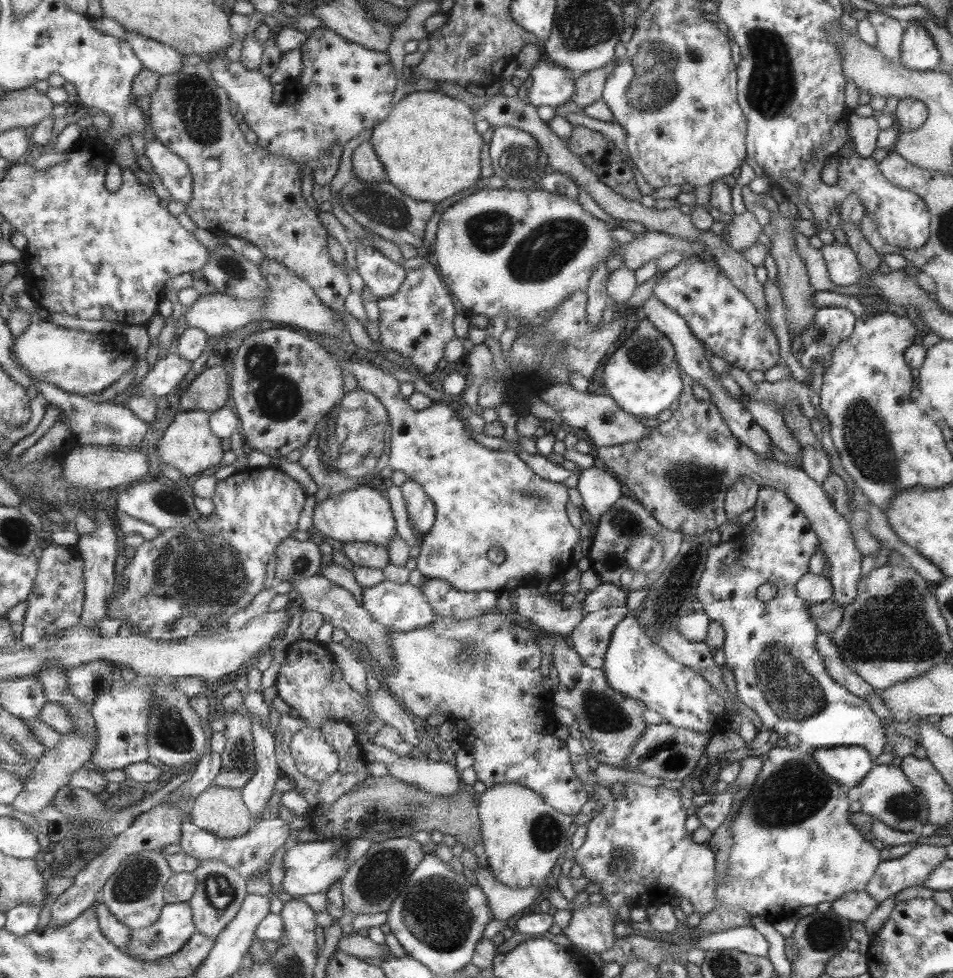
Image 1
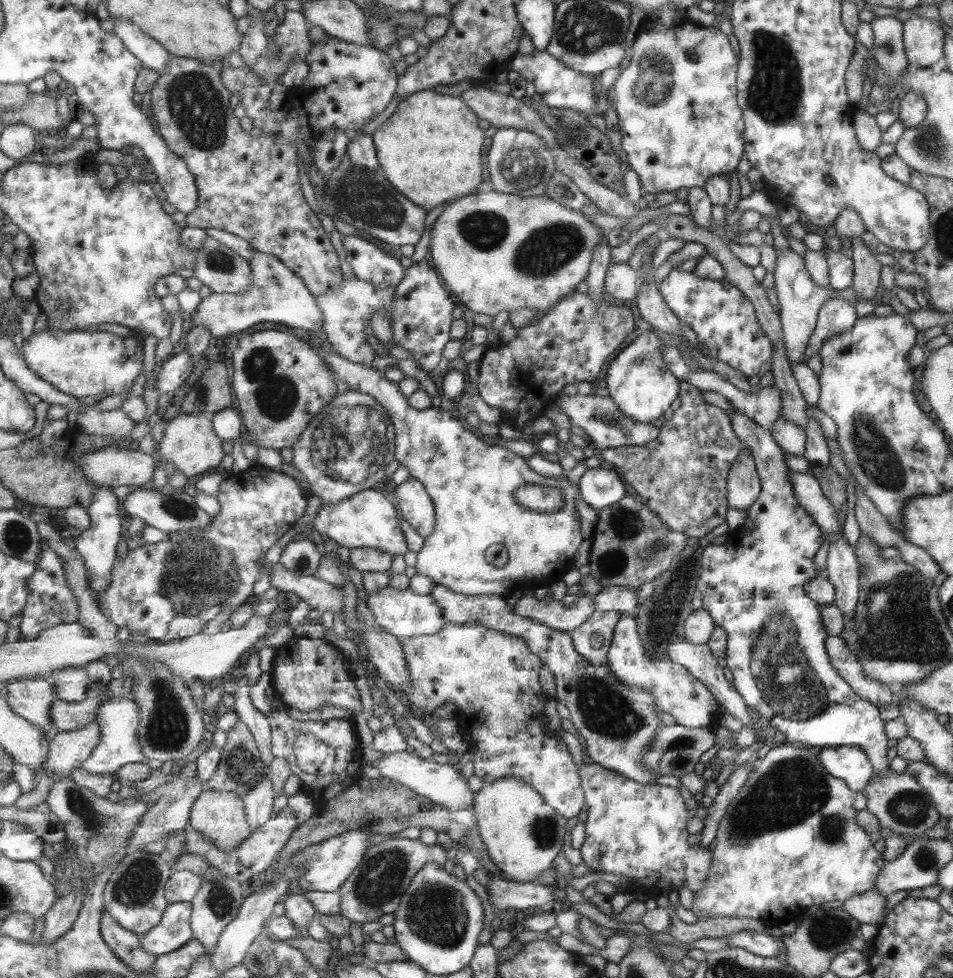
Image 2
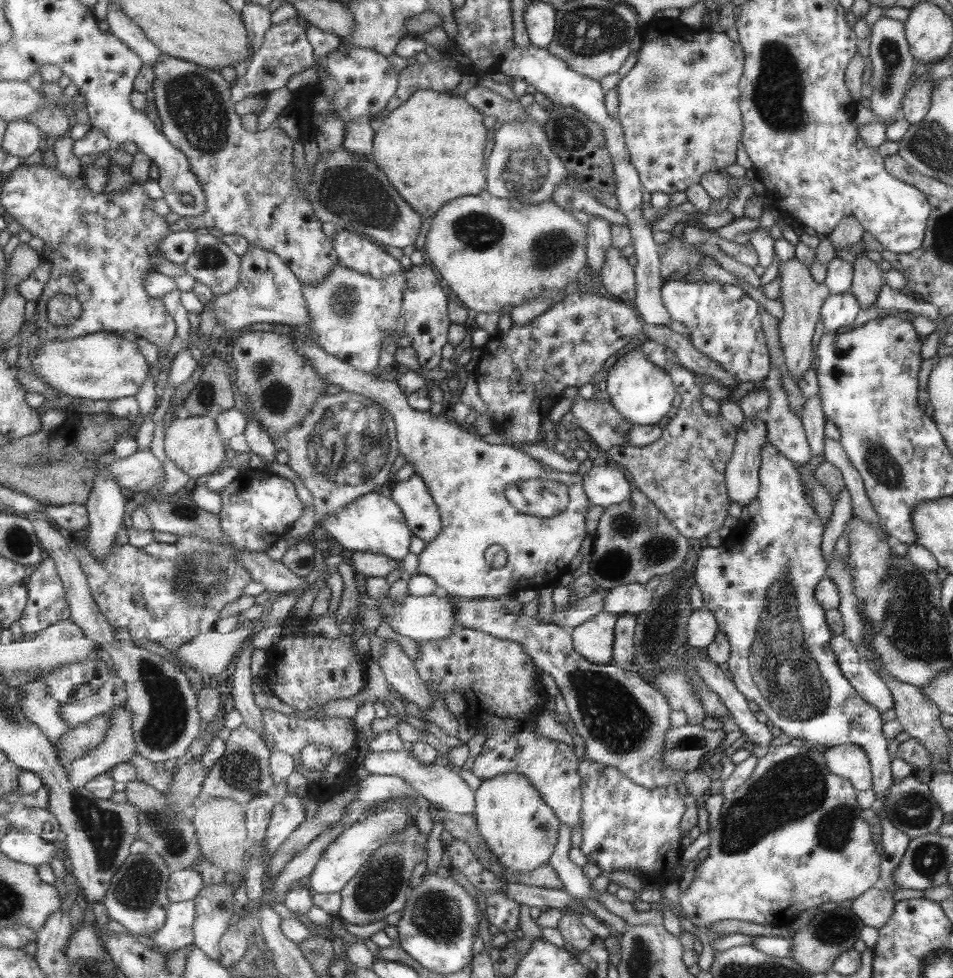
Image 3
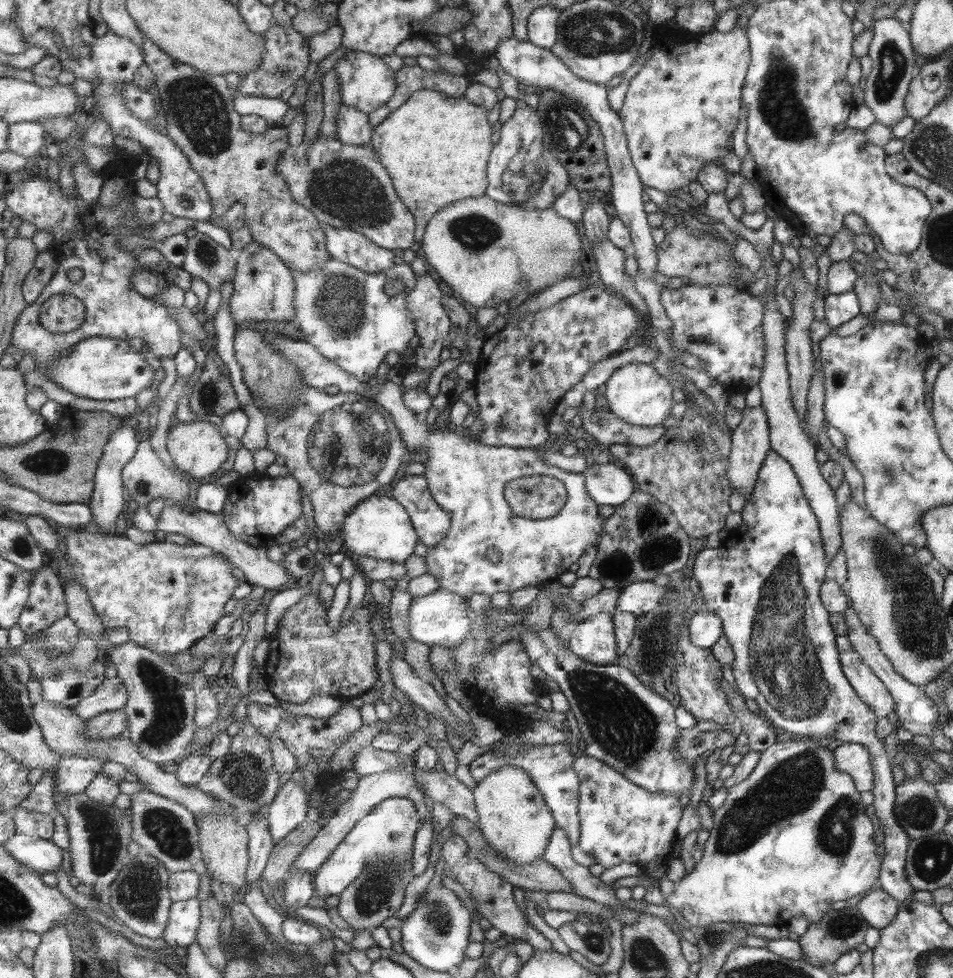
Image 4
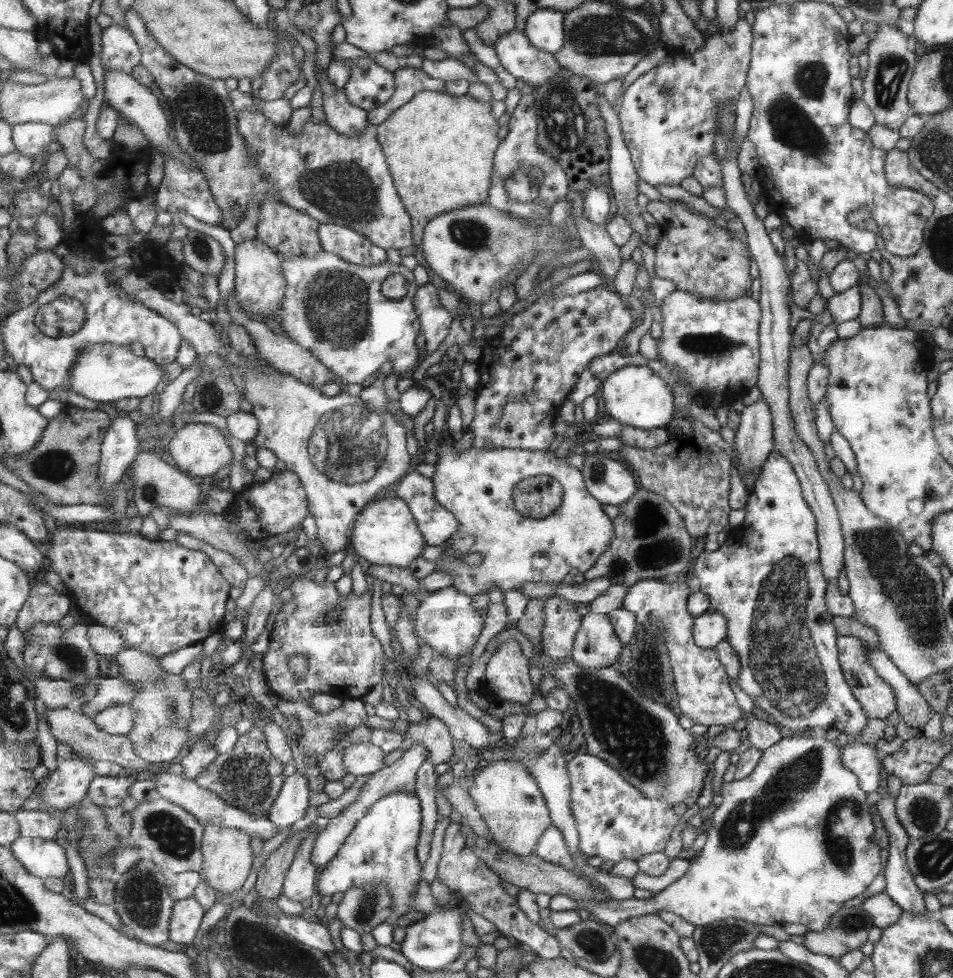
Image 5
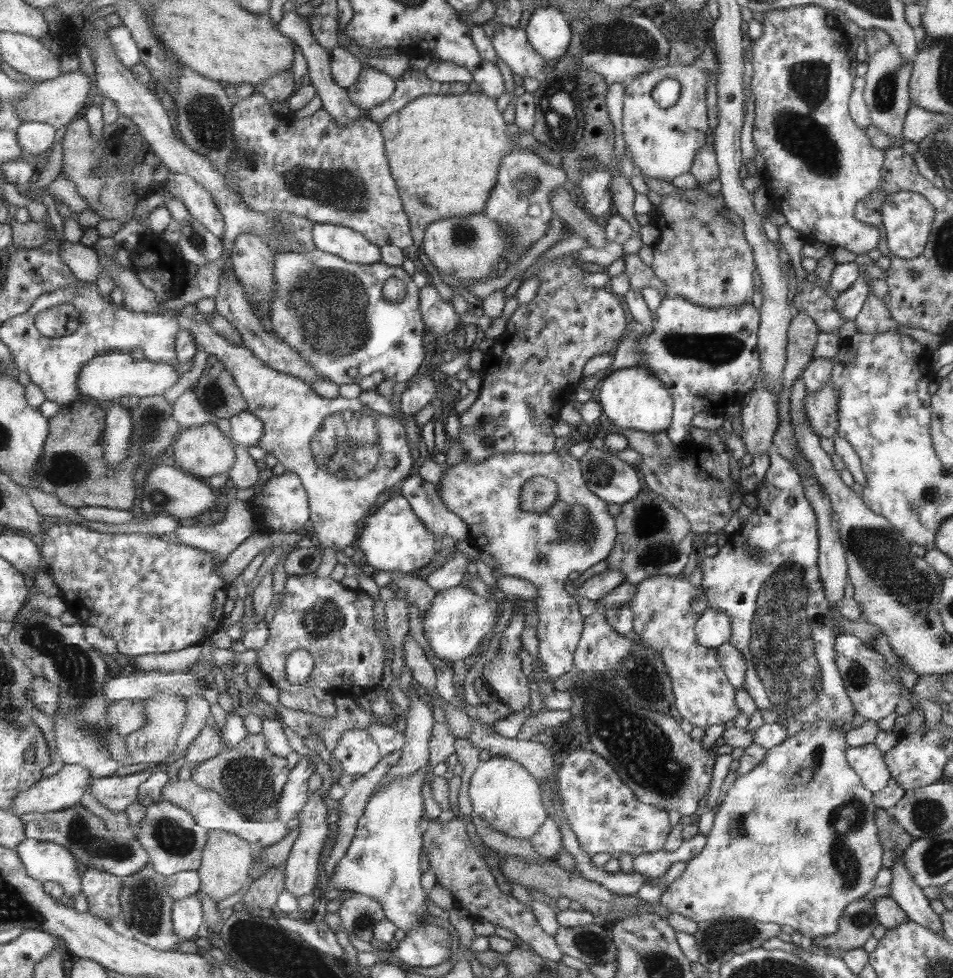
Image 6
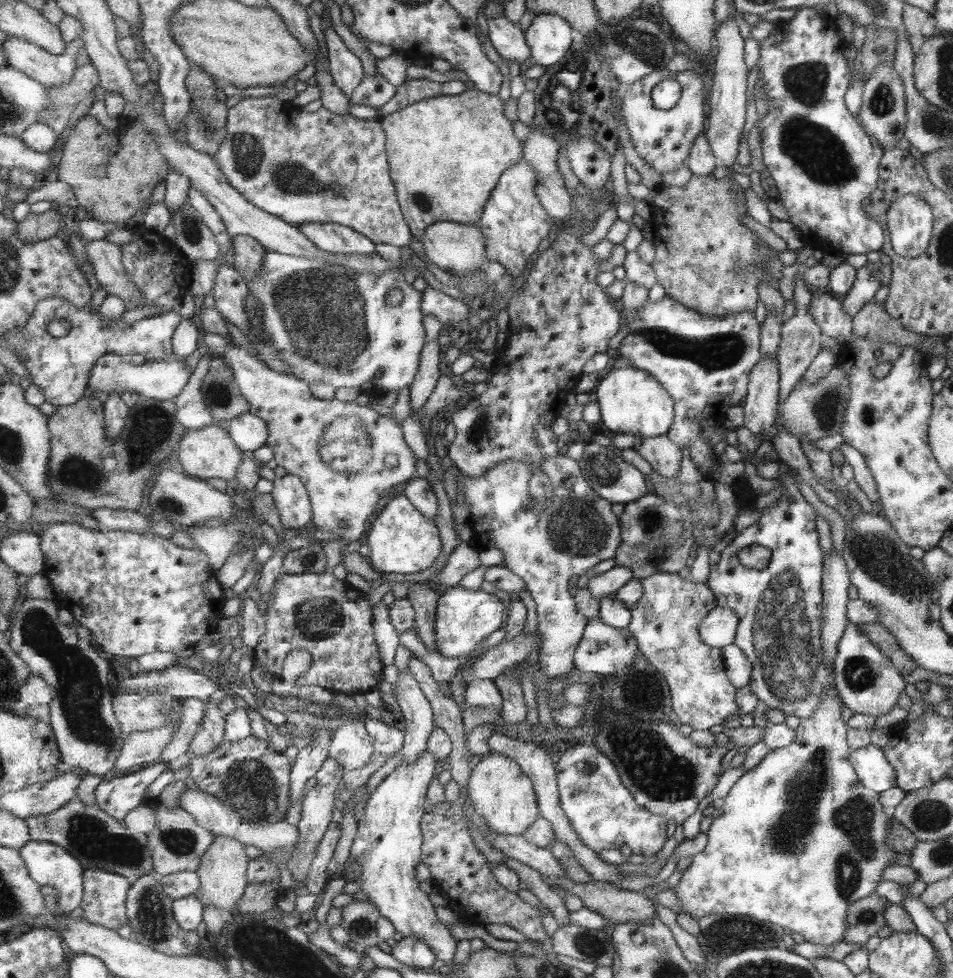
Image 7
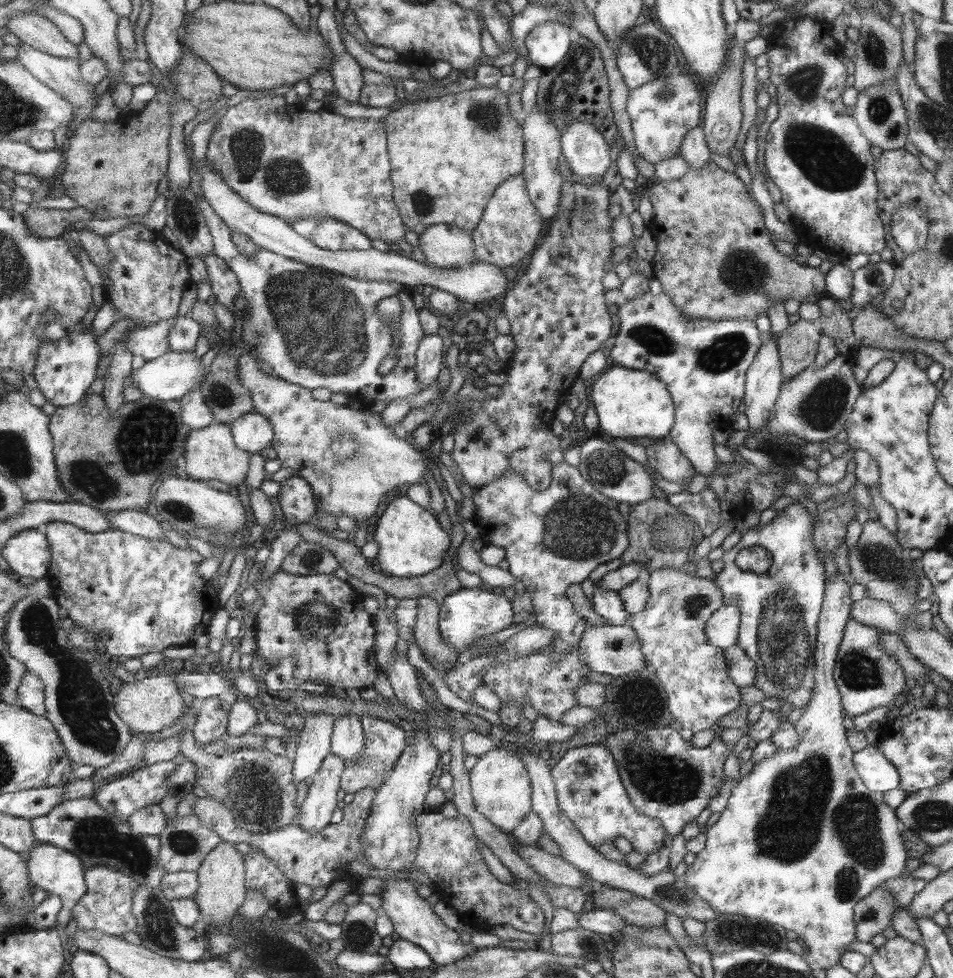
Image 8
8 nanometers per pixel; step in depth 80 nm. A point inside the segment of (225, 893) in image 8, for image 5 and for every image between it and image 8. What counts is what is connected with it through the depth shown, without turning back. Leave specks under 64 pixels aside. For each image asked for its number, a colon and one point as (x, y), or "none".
5: (228, 853)
6: (228, 859)
7: (224, 869)

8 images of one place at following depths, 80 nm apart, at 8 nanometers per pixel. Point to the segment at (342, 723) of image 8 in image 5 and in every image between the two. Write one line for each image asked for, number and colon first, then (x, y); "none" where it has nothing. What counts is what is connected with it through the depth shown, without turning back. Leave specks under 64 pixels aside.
5: (360, 759)
6: (357, 752)
7: (352, 744)

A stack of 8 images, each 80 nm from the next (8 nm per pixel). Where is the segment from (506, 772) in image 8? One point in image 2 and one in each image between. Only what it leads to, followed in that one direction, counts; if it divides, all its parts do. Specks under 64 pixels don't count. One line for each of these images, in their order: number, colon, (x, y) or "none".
2: (522, 833)
3: (521, 830)
4: (513, 817)
5: (506, 794)
6: (501, 791)
7: (501, 793)

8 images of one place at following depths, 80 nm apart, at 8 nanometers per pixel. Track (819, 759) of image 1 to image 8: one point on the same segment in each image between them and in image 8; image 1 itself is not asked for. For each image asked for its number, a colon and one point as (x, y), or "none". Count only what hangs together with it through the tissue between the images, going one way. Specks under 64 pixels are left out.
2: (850, 764)
3: (847, 760)
4: (852, 759)
5: (861, 759)
6: (866, 761)
7: (872, 768)
8: (878, 774)

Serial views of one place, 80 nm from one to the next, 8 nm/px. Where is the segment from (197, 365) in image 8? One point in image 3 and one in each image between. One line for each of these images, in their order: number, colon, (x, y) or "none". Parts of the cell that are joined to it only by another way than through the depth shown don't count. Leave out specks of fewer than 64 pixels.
3: (99, 366)
4: (100, 368)
5: (107, 372)
6: (111, 375)
7: (163, 379)

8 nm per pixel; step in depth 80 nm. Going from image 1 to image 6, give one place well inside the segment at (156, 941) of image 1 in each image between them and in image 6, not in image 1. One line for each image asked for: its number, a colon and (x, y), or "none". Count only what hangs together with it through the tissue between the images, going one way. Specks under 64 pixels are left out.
2: (175, 930)
3: (177, 933)
4: (185, 917)
5: (187, 916)
6: (188, 913)

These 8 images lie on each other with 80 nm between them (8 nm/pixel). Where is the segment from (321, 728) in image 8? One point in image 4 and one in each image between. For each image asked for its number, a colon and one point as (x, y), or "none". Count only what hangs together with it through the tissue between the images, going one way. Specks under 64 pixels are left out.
4: (289, 809)
5: (291, 805)
6: (296, 794)
7: (309, 761)

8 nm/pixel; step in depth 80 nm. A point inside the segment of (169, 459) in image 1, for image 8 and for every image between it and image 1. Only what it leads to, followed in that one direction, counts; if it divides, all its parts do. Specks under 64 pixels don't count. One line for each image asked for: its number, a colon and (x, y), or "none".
2: (190, 443)
3: (195, 445)
4: (198, 448)
5: (200, 449)
6: (203, 451)
7: (210, 452)
8: (211, 453)

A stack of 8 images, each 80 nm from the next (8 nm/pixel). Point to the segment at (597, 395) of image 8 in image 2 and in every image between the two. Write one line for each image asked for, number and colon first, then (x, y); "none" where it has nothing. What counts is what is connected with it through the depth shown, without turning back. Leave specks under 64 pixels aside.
2: (642, 388)
3: (642, 393)
4: (635, 393)
5: (633, 395)
6: (630, 397)
7: (630, 401)

